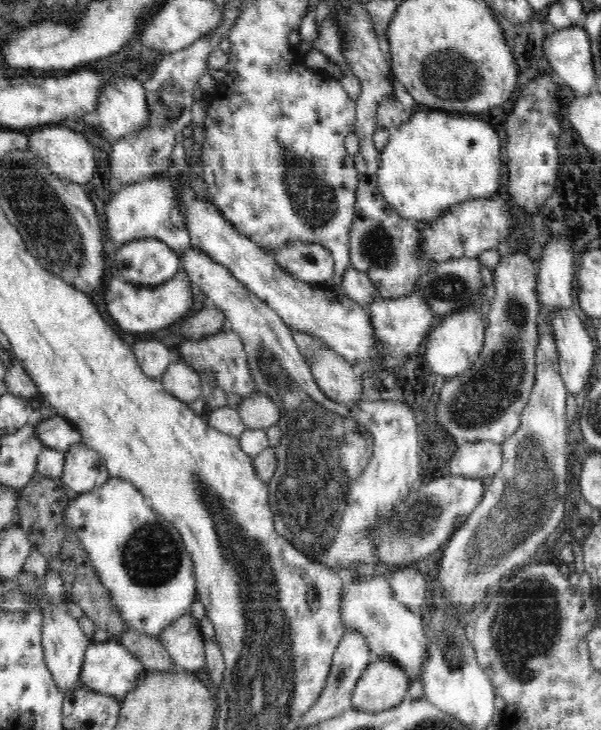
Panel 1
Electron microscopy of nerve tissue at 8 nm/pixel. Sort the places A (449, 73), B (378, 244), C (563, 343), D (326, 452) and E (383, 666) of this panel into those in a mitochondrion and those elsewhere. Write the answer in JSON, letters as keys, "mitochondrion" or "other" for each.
{"A":"mitochondrion","B":"mitochondrion","C":"other","D":"mitochondrion","E":"other"}

